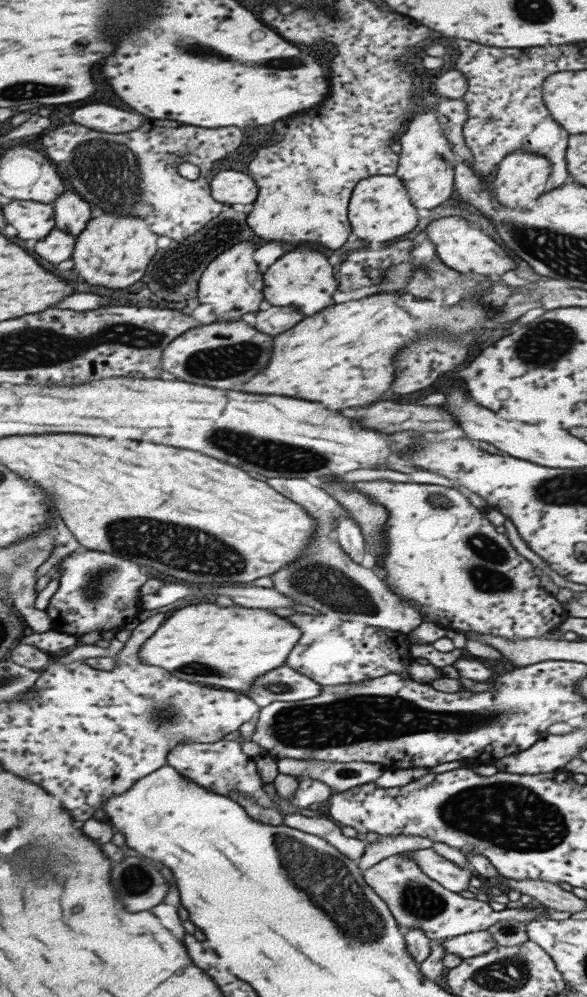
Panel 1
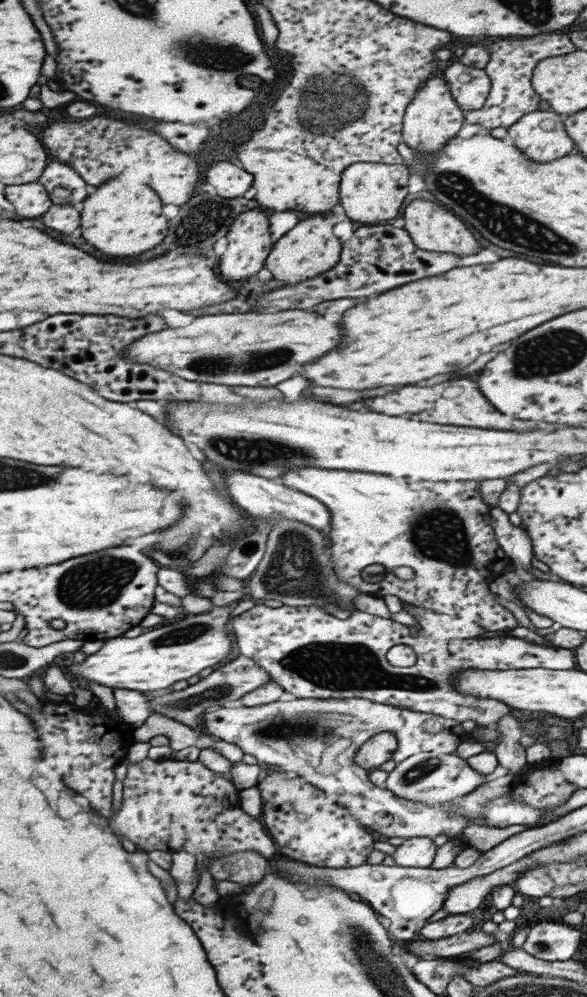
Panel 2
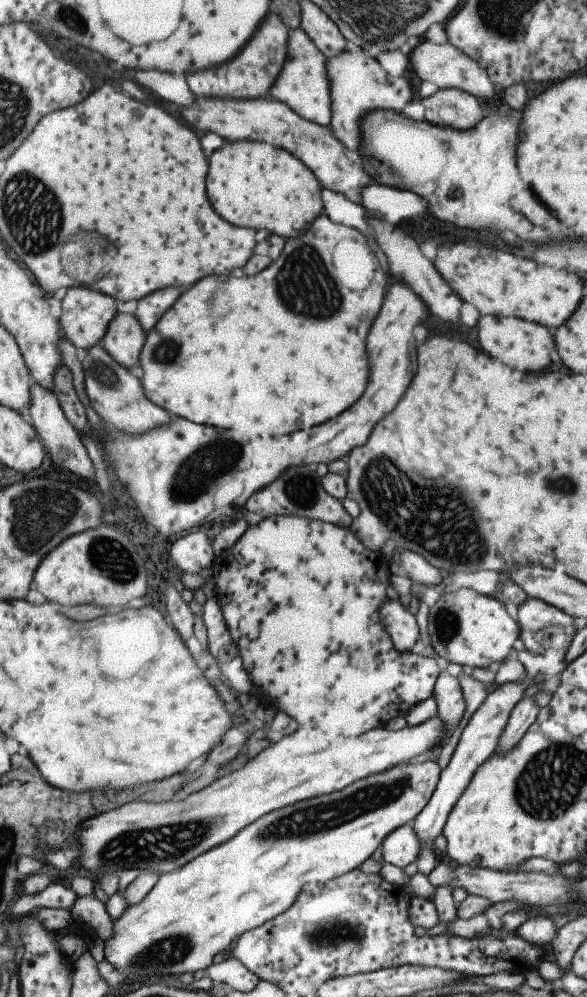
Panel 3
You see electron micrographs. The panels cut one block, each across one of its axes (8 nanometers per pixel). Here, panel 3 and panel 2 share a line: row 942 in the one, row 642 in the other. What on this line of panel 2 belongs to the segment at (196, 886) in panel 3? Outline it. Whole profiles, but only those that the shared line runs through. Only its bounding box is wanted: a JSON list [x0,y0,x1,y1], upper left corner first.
[67,605,234,693]

